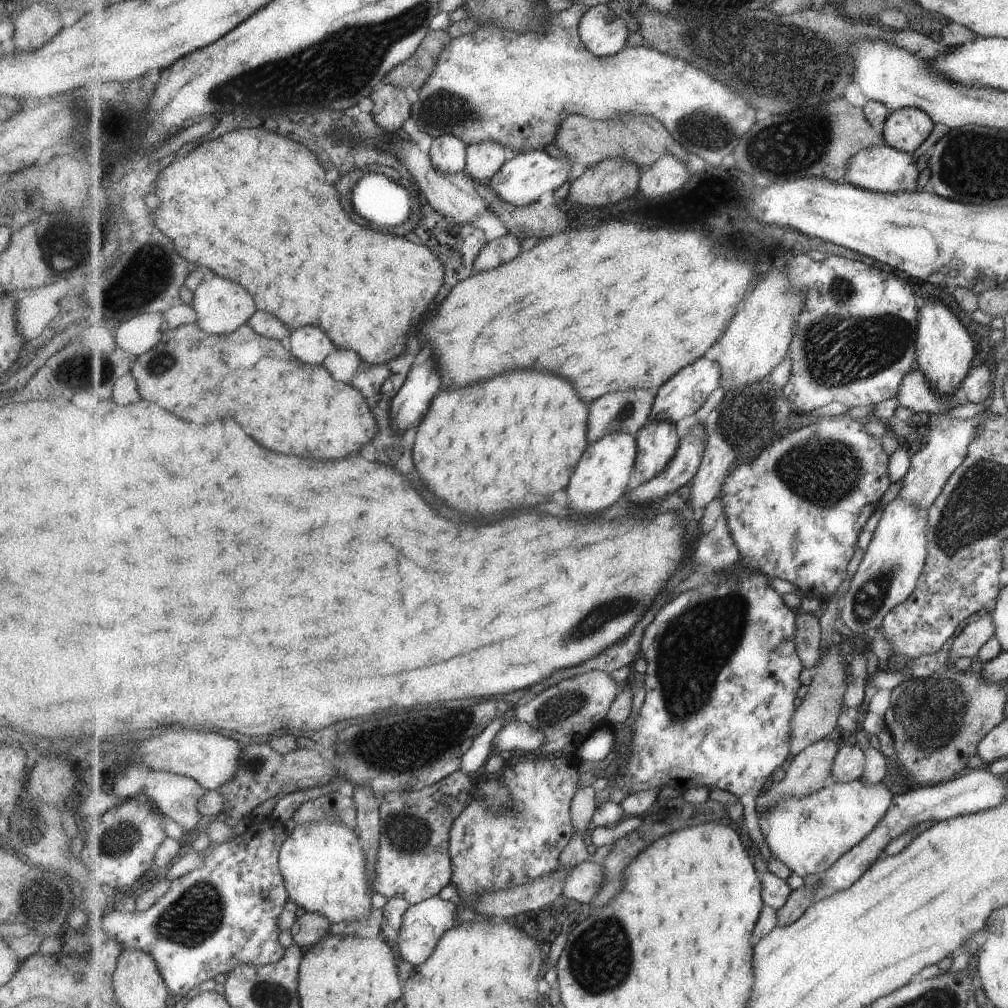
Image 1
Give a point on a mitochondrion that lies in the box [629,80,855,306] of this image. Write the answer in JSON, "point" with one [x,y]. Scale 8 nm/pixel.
{"point":[783,139]}

